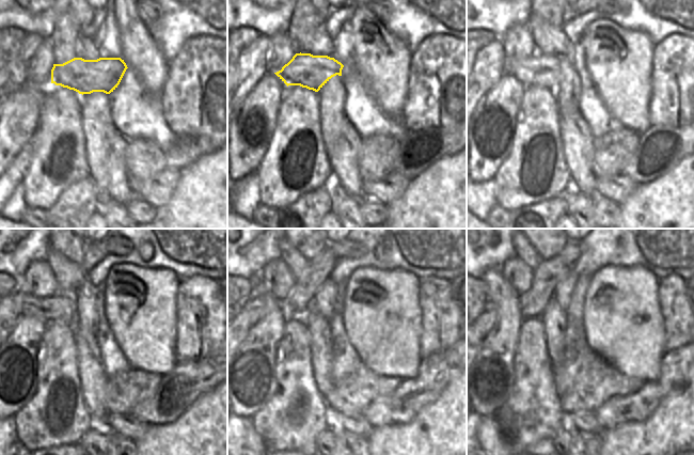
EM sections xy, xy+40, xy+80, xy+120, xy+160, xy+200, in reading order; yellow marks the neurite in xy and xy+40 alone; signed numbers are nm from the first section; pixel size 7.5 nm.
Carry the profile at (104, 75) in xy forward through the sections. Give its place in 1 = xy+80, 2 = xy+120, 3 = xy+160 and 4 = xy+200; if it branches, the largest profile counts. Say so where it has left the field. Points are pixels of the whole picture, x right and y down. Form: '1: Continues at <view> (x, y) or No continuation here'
1: Continues at xy+80 (541, 69)
2: Continues at xy+120 (60, 308)
3: Continues at xy+160 (255, 308)
4: Continues at xy+200 (489, 313).

